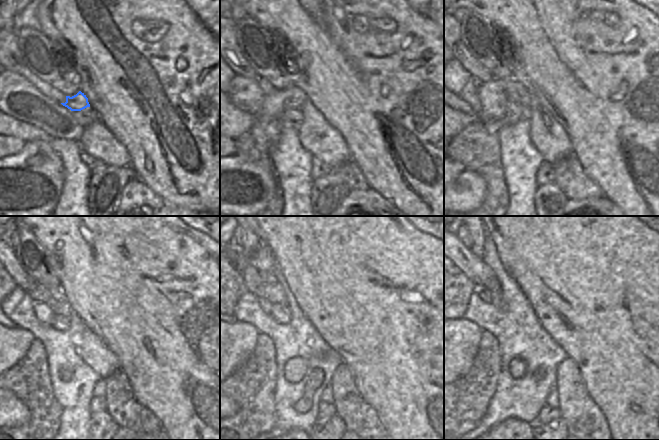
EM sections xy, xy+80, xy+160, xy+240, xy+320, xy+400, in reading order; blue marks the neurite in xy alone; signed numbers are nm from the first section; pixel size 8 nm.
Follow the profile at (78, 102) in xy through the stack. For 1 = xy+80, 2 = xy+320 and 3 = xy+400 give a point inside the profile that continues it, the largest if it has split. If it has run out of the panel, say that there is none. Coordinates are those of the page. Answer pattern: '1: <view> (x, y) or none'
1: xy+80 (294, 103)
2: xy+320 (264, 284)
3: xy+400 (474, 268)

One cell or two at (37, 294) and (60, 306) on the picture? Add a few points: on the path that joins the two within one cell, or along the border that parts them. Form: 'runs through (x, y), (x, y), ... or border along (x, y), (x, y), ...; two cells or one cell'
runs through (43, 294), (49, 295), (54, 300); one cell

